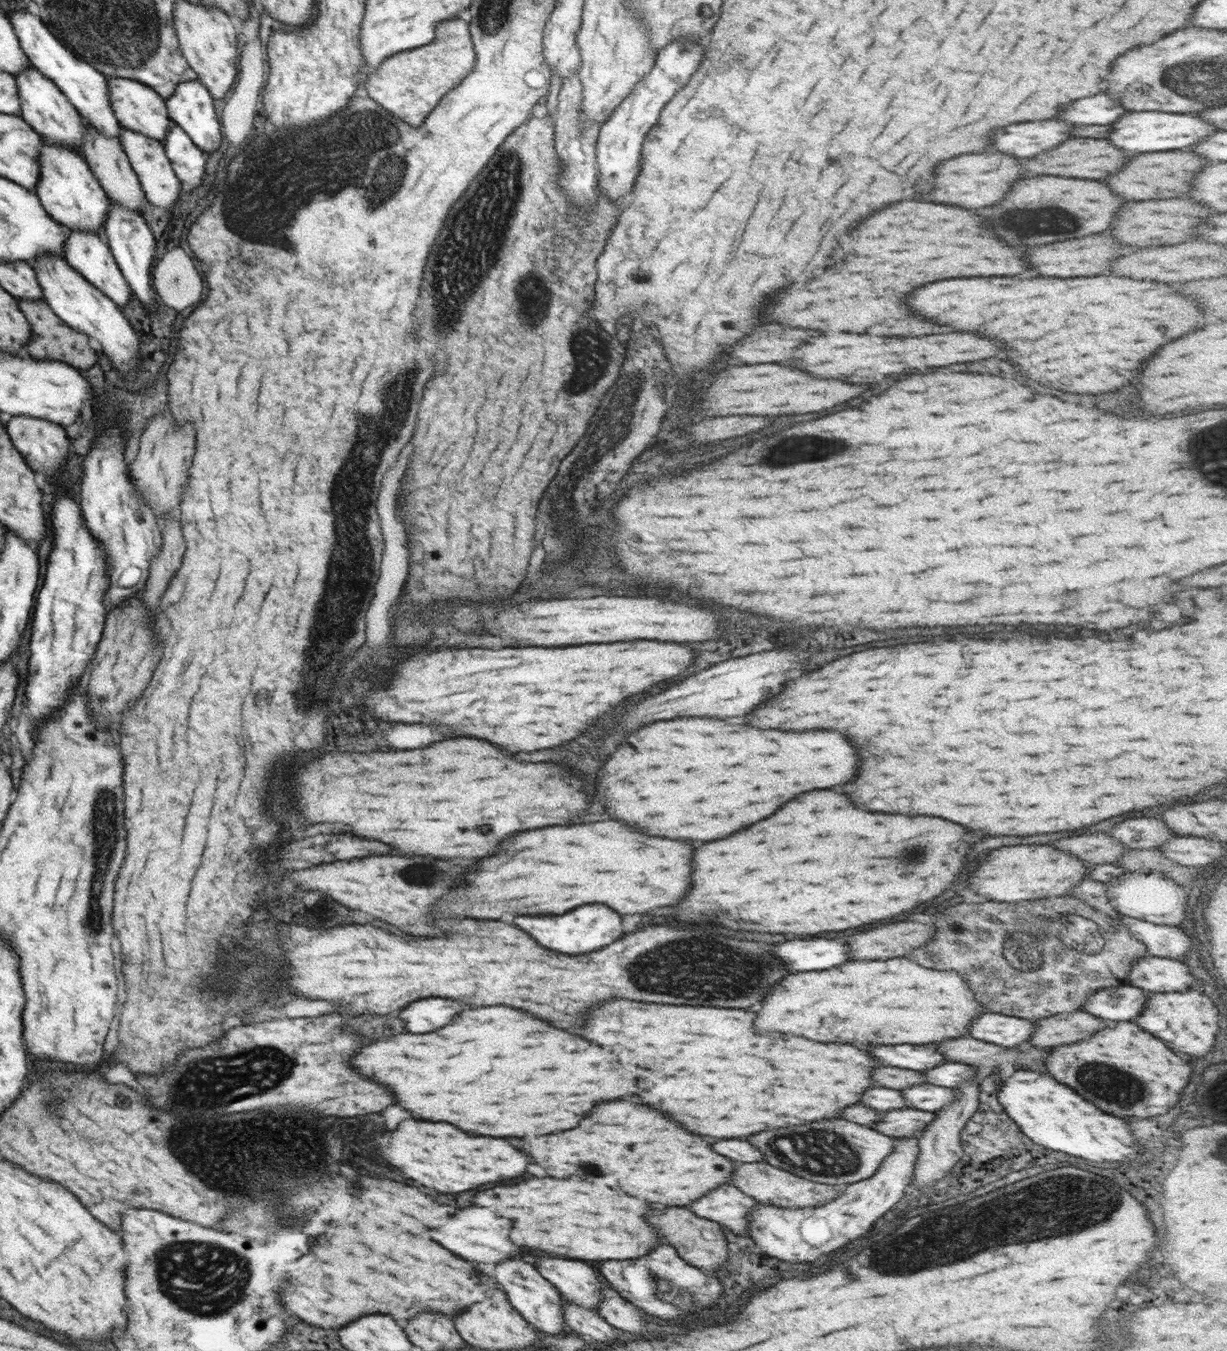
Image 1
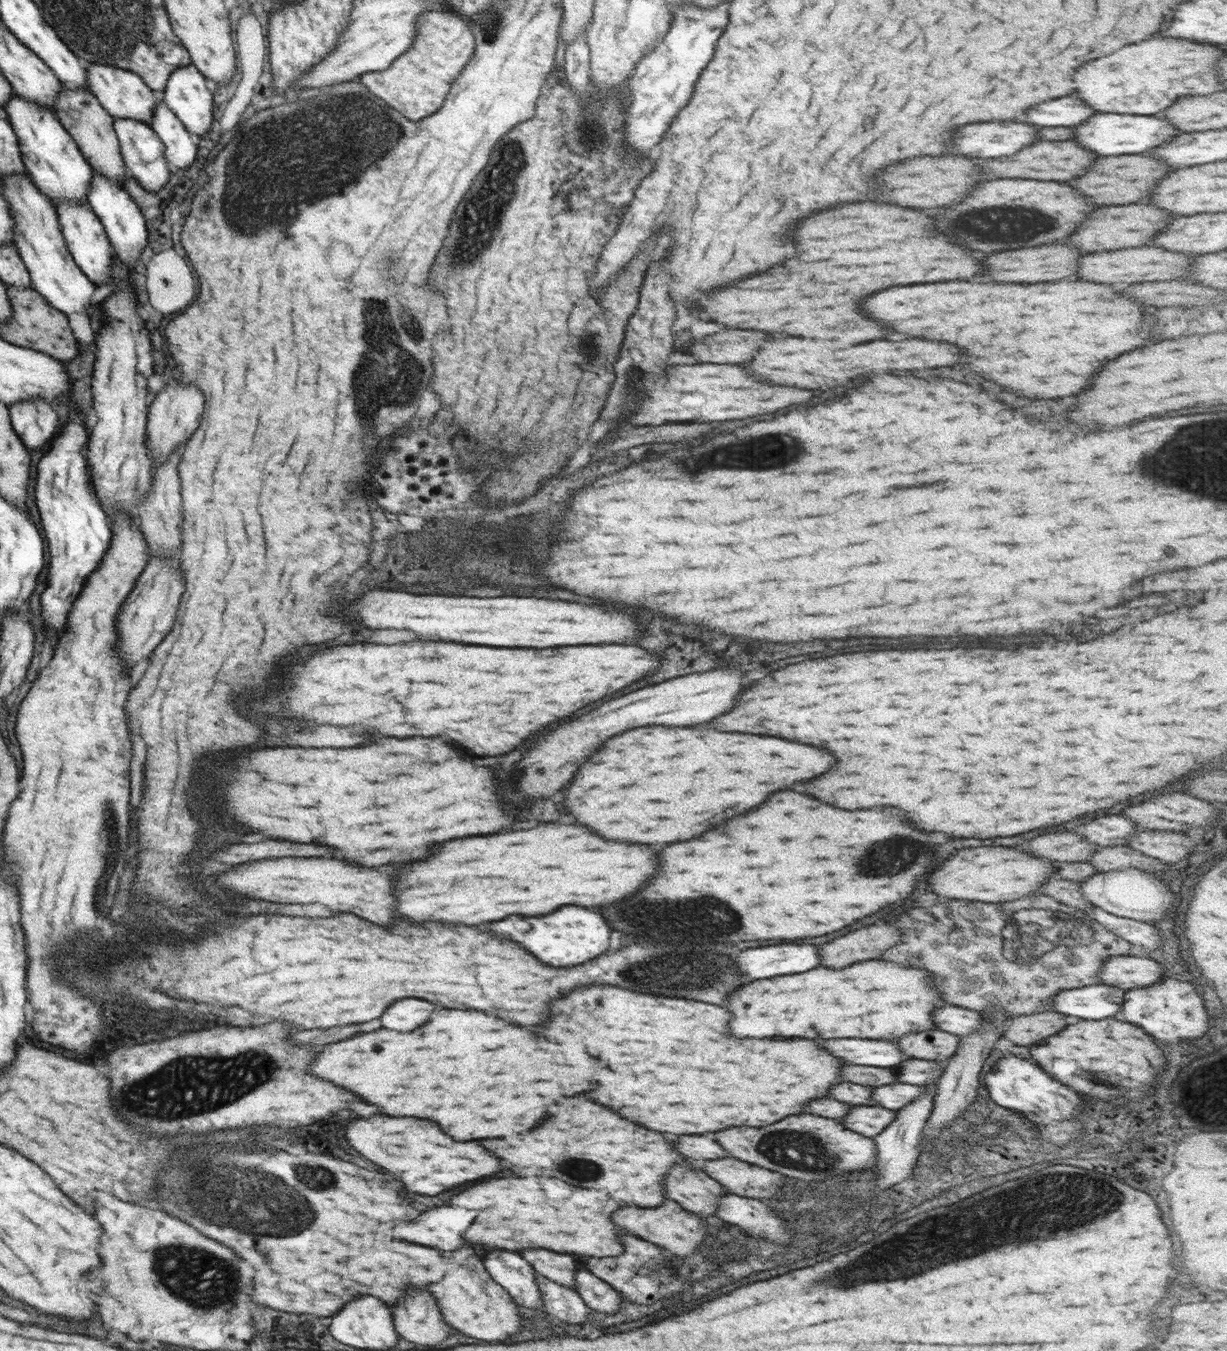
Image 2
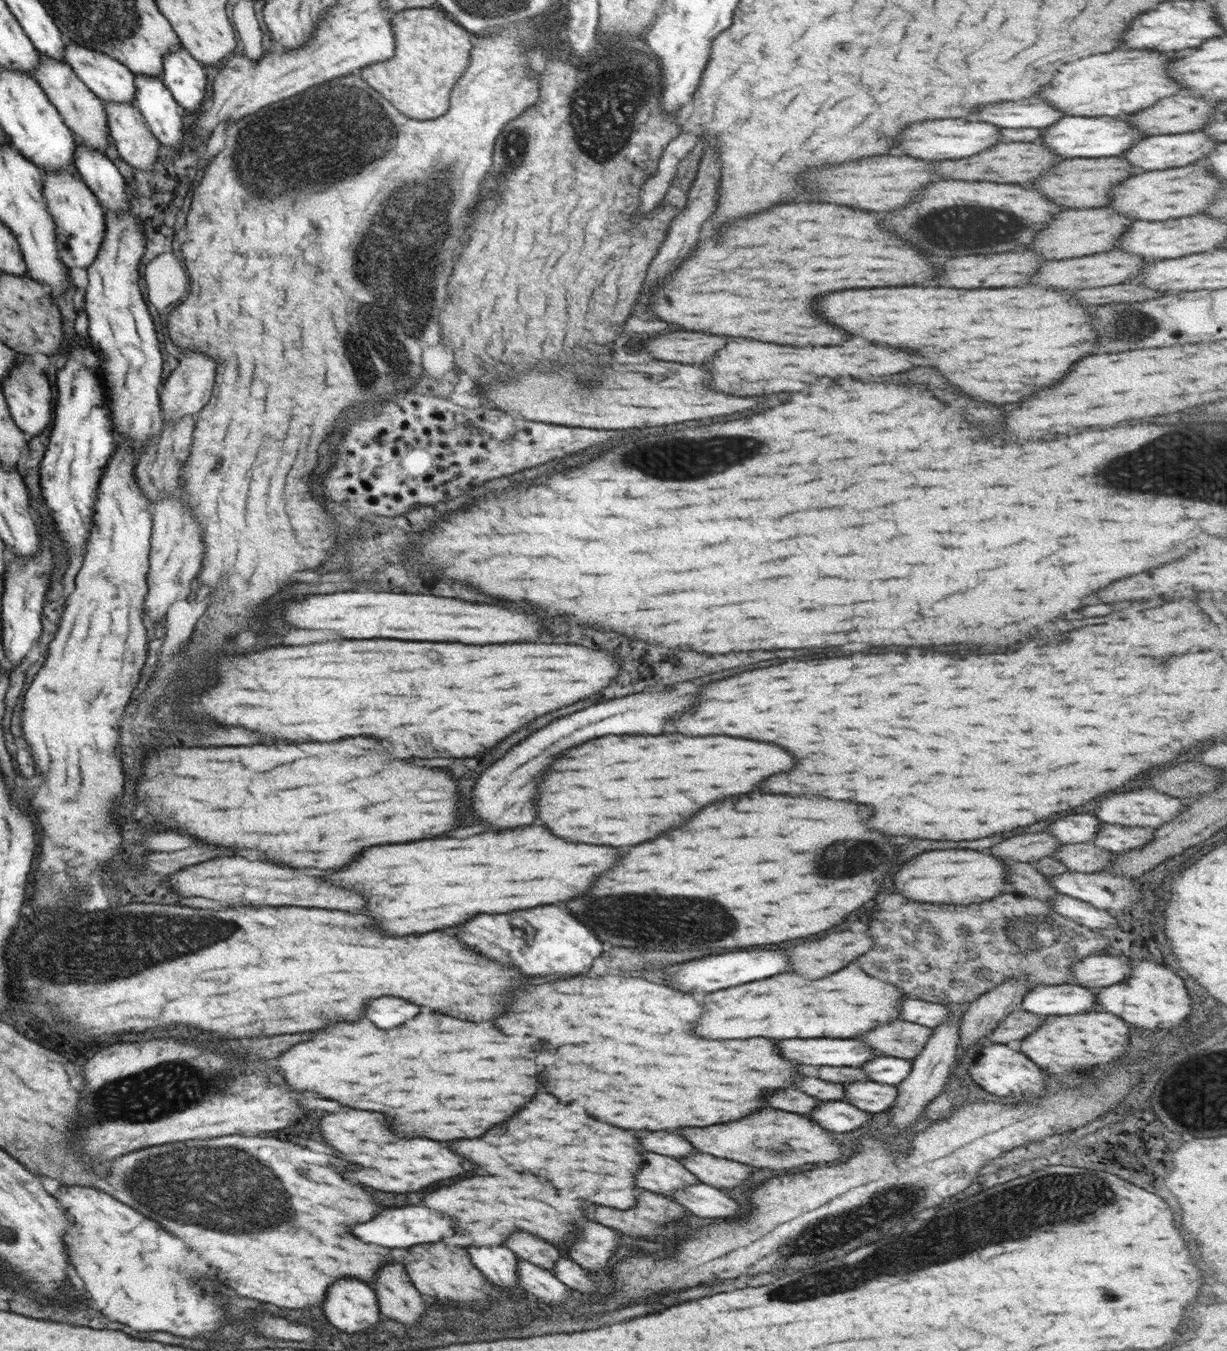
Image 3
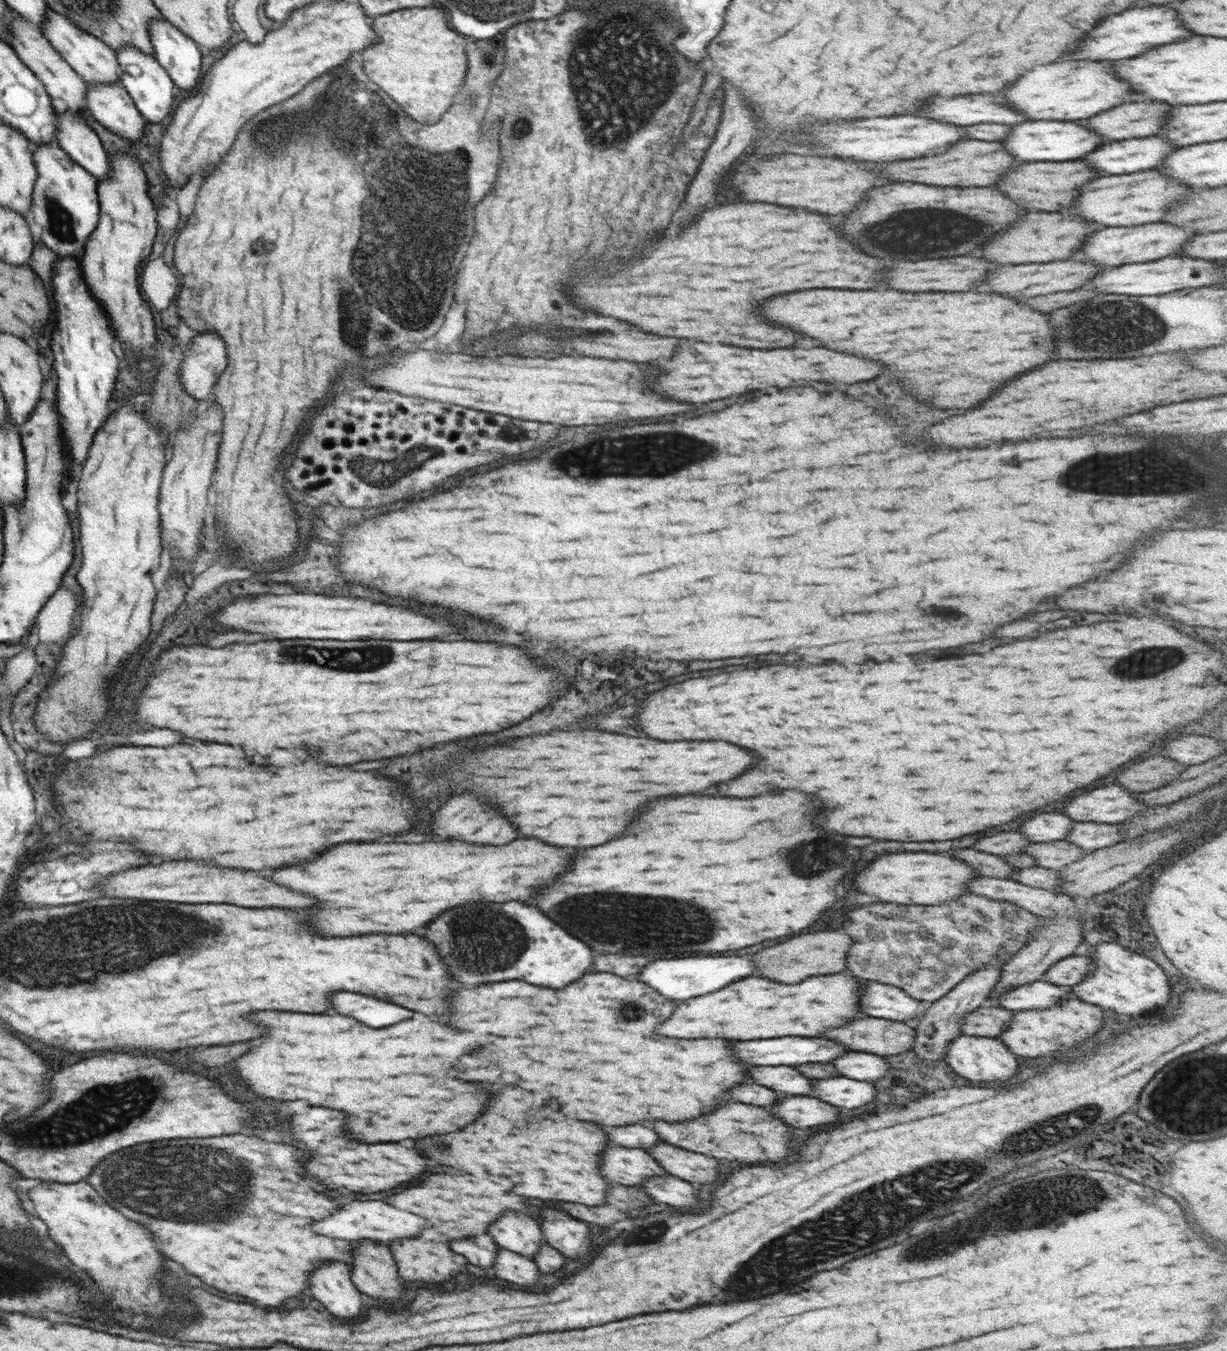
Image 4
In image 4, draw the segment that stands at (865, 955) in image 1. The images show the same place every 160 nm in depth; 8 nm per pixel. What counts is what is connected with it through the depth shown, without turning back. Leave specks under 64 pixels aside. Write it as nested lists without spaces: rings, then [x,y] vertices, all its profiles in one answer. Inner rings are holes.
[[[816,932],[816,934],[802,934],[796,938],[790,938],[782,942],[782,946],[776,944],[766,950],[754,952],[750,958],[754,958],[754,966],[756,966],[754,976],[766,976],[774,982],[784,982],[784,984],[798,984],[808,976],[842,972],[842,966],[846,964],[846,952],[850,946],[852,946],[852,938],[848,934]]]

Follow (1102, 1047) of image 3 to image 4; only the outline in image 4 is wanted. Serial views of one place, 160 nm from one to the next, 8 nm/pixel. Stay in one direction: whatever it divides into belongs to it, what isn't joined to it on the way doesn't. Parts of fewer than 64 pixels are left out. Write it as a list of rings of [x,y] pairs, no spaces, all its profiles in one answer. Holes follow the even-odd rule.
[[[1070,998],[1060,1000],[1056,1006],[1046,1010],[1015,1011],[1012,1022],[1004,1032],[999,1034],[999,1040],[1018,1056],[1038,1058],[1038,1056],[1060,1056],[1078,1048],[1082,1042],[1090,1040],[1102,1028],[1102,1010],[1098,1006],[1080,1002],[1080,999]]]

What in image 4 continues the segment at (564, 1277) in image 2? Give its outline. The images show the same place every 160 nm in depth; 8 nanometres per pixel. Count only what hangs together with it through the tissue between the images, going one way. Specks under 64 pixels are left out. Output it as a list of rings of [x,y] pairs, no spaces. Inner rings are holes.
[[[508,1210],[490,1224],[490,1236],[498,1246],[524,1256],[534,1256],[542,1244],[542,1234],[536,1220],[514,1210]]]

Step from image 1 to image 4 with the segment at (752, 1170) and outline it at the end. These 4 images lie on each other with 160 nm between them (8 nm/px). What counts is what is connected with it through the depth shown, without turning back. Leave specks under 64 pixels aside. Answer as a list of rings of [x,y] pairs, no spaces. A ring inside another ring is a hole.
[[[660,1142],[660,1146],[652,1146],[646,1150],[652,1154],[658,1164],[672,1176],[678,1176],[686,1182],[700,1182],[700,1184],[710,1184],[716,1182],[720,1176],[718,1160],[704,1156],[704,1154],[694,1154],[688,1150],[680,1150],[676,1146],[670,1146],[666,1142]]]

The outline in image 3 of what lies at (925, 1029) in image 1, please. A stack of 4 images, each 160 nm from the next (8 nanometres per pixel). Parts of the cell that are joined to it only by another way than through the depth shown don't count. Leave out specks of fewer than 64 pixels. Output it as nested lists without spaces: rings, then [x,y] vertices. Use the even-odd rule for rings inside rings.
[[[850,964],[820,980],[806,980],[798,974],[778,974],[774,978],[708,994],[702,1002],[706,1012],[694,1024],[694,1032],[710,1040],[756,1036],[776,1040],[850,1038],[892,1022],[898,1014],[896,1000],[900,1000],[900,996],[896,986],[864,974],[858,964]]]

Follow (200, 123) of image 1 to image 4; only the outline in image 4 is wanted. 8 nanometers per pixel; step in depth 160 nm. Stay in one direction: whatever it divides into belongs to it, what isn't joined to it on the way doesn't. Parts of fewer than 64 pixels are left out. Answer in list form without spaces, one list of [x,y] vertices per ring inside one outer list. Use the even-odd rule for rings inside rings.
[[[166,19],[149,24],[153,56],[166,69],[176,89],[196,88],[202,80],[199,44]]]

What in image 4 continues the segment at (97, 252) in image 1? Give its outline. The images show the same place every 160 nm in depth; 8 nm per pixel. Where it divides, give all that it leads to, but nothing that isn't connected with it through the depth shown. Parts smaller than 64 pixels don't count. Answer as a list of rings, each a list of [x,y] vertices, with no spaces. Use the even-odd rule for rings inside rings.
[[[58,144],[36,146],[34,164],[38,171],[38,178],[32,191],[31,213],[36,224],[42,226],[41,241],[51,248],[58,257],[81,257],[90,235],[99,221],[99,199],[97,193],[98,179],[74,162],[67,152]]]

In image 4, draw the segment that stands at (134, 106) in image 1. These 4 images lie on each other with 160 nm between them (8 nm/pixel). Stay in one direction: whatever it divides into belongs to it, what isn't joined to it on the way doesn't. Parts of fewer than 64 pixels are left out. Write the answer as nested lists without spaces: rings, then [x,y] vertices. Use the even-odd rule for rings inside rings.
[[[48,7],[48,22],[44,28],[44,35],[62,59],[68,63],[88,84],[102,83],[104,85],[113,85],[119,82],[121,73],[117,53],[111,49],[105,42],[102,42],[94,35],[83,31],[78,25],[75,25],[69,18]]]

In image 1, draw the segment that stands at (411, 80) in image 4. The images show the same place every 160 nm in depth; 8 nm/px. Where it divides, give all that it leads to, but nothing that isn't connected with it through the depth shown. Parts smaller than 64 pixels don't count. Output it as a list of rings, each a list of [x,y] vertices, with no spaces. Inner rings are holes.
[[[458,17],[449,21],[440,21],[437,22],[435,33],[434,40],[428,45],[406,50],[384,59],[381,66],[368,72],[365,82],[368,97],[382,105],[388,113],[414,128],[420,128],[430,111],[438,106],[449,90],[458,86],[466,78],[466,75],[471,73],[476,62],[476,52],[468,23]]]

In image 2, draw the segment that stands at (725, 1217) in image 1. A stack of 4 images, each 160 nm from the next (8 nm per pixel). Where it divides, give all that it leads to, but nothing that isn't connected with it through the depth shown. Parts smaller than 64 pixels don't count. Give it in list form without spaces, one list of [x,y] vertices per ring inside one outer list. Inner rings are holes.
[[[686,1162],[672,1166],[666,1176],[666,1194],[676,1200],[684,1210],[715,1214],[719,1198],[726,1194],[724,1187],[704,1172],[690,1168]]]

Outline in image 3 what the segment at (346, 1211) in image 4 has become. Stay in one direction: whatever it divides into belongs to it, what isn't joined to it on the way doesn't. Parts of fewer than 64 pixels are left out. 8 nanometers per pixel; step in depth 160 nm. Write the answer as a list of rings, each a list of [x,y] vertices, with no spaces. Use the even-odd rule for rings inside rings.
[[[422,1206],[386,1208],[378,1216],[374,1216],[370,1222],[354,1226],[354,1236],[358,1236],[362,1242],[378,1244],[386,1248],[410,1248],[416,1244],[438,1242],[442,1236],[452,1236],[452,1234],[454,1234],[454,1224],[448,1216],[432,1214],[428,1208],[422,1208]]]

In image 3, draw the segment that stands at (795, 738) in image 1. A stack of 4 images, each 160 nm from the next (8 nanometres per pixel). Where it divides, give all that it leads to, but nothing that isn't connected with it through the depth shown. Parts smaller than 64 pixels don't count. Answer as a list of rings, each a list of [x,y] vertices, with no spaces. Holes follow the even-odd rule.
[[[684,734],[602,736],[602,740],[590,740],[582,746],[566,750],[564,756],[552,762],[550,770],[538,784],[538,818],[544,822],[544,826],[550,828],[552,834],[558,834],[568,842],[634,846],[644,840],[650,840],[650,836],[658,838],[662,832],[680,826],[702,806],[722,800],[726,796],[746,794],[760,786],[766,776],[788,772],[792,766],[794,758],[780,746],[744,738],[692,738]]]

